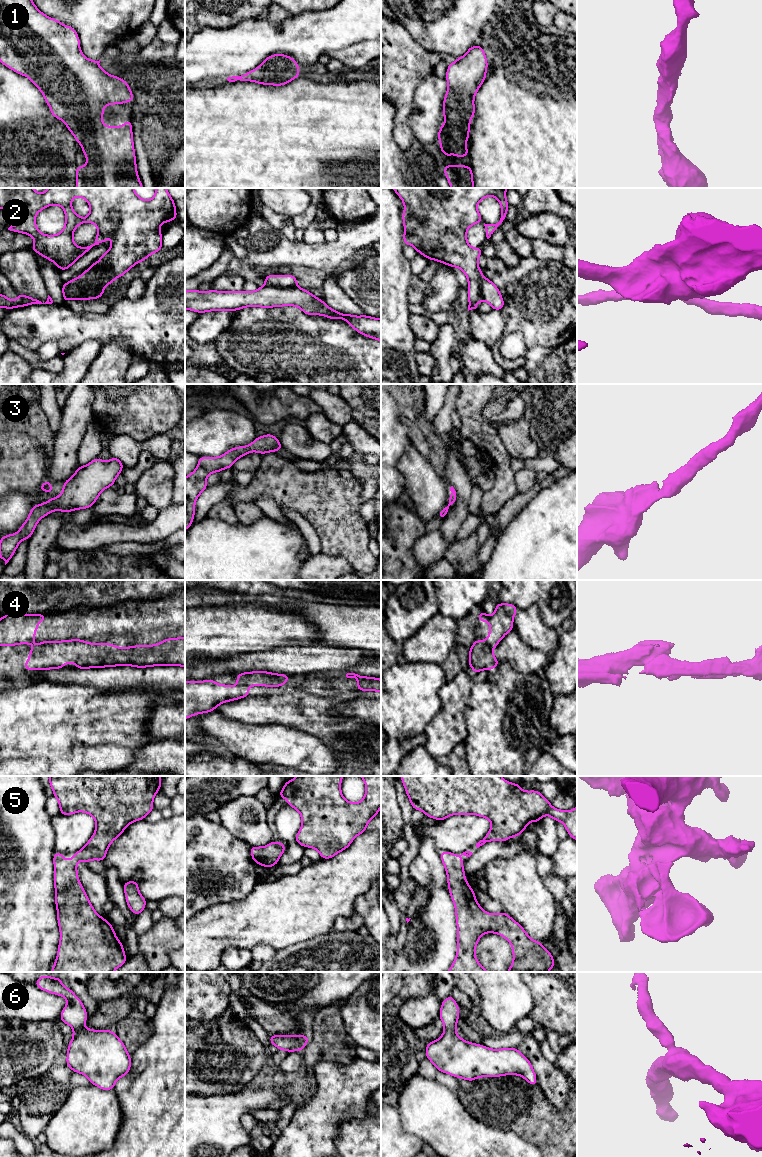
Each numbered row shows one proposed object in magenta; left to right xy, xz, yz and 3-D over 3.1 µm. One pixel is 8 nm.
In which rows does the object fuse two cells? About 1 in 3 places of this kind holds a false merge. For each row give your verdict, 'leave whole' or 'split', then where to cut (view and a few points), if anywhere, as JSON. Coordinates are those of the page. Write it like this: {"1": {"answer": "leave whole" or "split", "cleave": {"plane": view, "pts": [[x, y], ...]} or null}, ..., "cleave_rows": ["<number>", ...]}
{"1": {"answer": "leave whole", "cleave": null}, "2": {"answer": "split", "cleave": {"plane": "xz", "pts": [[265, 284], [271, 287], [296, 287]]}}, "3": {"answer": "leave whole", "cleave": null}, "4": {"answer": "leave whole", "cleave": null}, "5": {"answer": "leave whole", "cleave": null}, "6": {"answer": "leave whole", "cleave": null}, "cleave_rows": ["2"]}

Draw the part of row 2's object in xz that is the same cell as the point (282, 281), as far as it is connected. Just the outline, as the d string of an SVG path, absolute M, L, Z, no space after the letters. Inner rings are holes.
M266 275L265 285L270 287L291 288L297 287L297 278L293 275Z

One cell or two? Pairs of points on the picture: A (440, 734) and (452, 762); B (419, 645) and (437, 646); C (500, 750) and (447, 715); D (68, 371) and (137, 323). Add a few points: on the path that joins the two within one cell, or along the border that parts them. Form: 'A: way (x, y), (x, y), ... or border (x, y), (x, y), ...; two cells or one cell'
A: border (463, 742), (459, 742), (447, 754), (437, 758); two cells
B: way (423, 645), (433, 645); one cell
C: border (465, 703), (464, 719), (467, 736), (463, 742); two cells
D: border (102, 344), (97, 340), (86, 340), (78, 345); two cells

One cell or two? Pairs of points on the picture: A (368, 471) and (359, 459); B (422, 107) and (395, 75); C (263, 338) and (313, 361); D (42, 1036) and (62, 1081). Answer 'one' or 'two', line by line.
A: one
B: two
C: one
D: two

